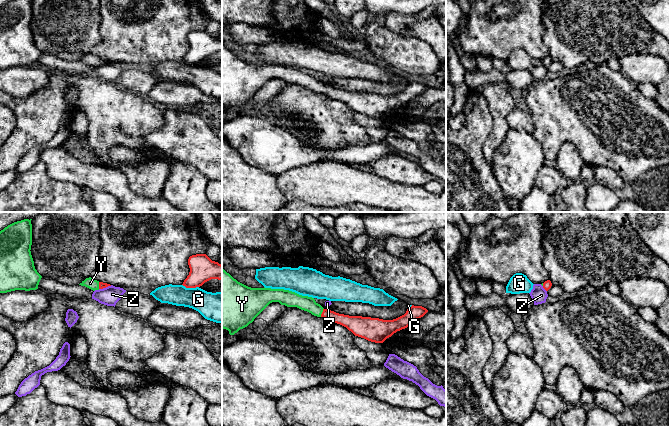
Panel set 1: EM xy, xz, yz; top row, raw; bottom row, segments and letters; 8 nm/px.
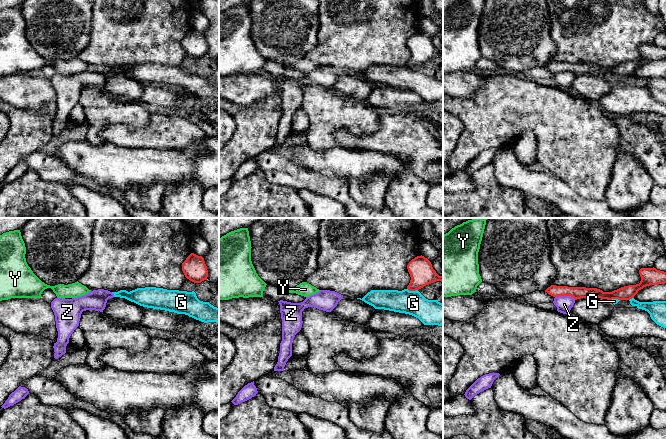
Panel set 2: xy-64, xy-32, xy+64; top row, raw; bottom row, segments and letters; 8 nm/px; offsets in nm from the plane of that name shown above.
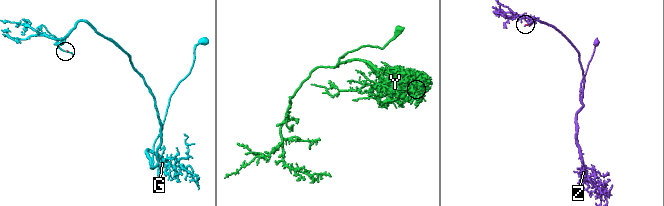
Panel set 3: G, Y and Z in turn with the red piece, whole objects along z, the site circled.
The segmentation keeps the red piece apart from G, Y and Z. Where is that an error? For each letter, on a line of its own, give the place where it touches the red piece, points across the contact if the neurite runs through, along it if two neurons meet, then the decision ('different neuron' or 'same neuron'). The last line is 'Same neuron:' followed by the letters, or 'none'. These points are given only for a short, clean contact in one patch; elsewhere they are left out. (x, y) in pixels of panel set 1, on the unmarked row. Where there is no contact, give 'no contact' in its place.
G: xy (190, 63) | along xy (182, 60), (186, 63), (198, 63) | different neuron
Y: xz (322, 88) | across xz (351, 99), (322, 88), (305, 79) | same neuron
Z: yz (544, 64) | different neuron
Same neuron: Y

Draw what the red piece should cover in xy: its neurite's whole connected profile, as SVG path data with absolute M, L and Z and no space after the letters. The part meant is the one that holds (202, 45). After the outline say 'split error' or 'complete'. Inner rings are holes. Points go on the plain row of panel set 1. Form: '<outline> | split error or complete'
M206 30L190 32L188 41L190 48L182 60L186 64L200 63L211 55L222 55L222 41L212 37Z | complete

